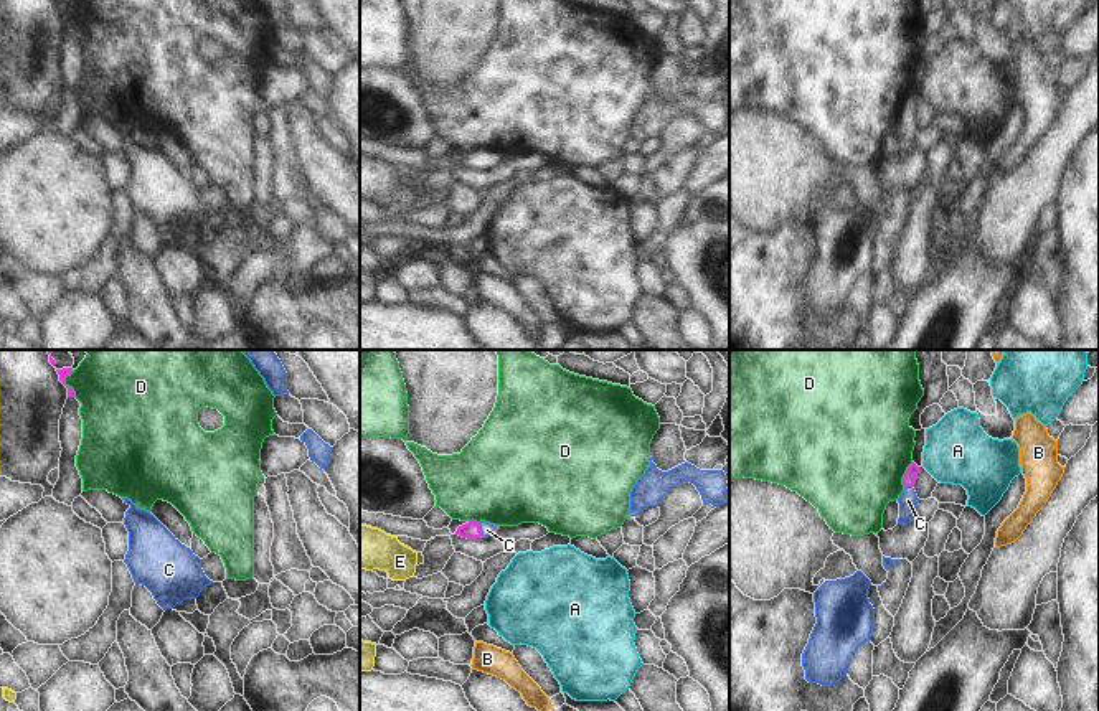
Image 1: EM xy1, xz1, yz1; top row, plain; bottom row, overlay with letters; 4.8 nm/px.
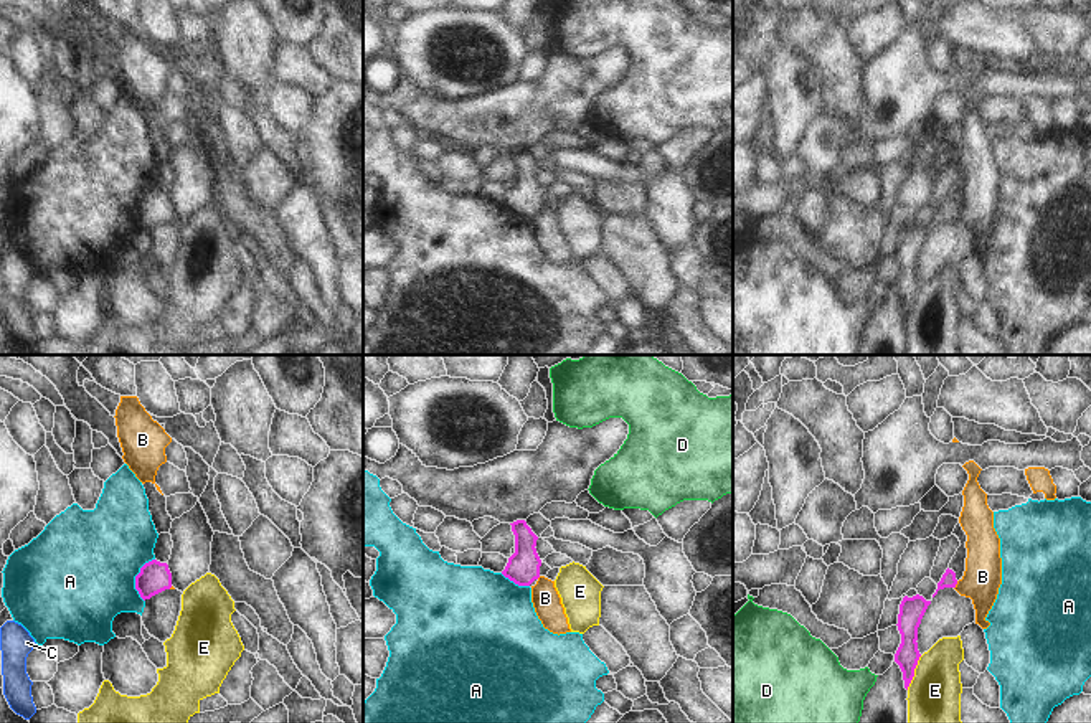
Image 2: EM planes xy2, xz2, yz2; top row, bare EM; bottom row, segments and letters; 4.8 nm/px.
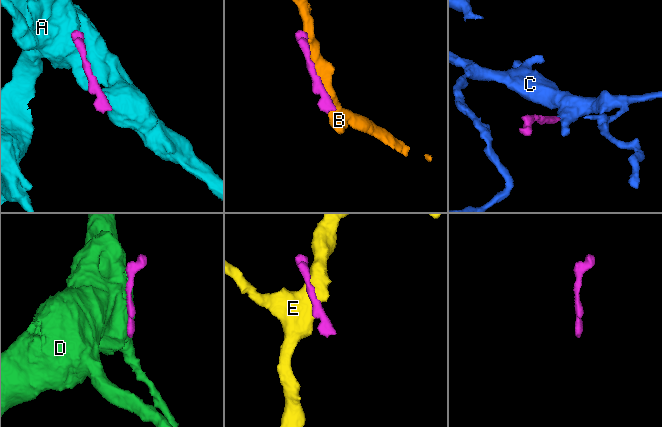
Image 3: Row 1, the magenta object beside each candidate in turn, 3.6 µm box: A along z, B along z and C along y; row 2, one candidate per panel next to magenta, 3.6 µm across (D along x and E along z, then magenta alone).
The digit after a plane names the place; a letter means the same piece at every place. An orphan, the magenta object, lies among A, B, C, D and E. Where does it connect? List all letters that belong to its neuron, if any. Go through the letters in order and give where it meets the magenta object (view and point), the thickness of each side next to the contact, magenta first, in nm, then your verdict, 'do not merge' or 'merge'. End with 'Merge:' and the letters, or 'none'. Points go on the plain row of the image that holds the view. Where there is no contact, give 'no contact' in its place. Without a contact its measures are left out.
A: contact xy2 (136, 208); calibres 150 and 500 nm; do not merge
B: contact yz2 (956, 213); calibres 70 and 190 nm; do not merge
C: contact xz1 (479, 160); calibres 90 and 60 nm; merge
D: contact xy1 (63, 14); calibres 40 and 300 nm; do not merge
E: contact yz2 (913, 302); calibres 120 and 260 nm; do not merge
Merge: C

